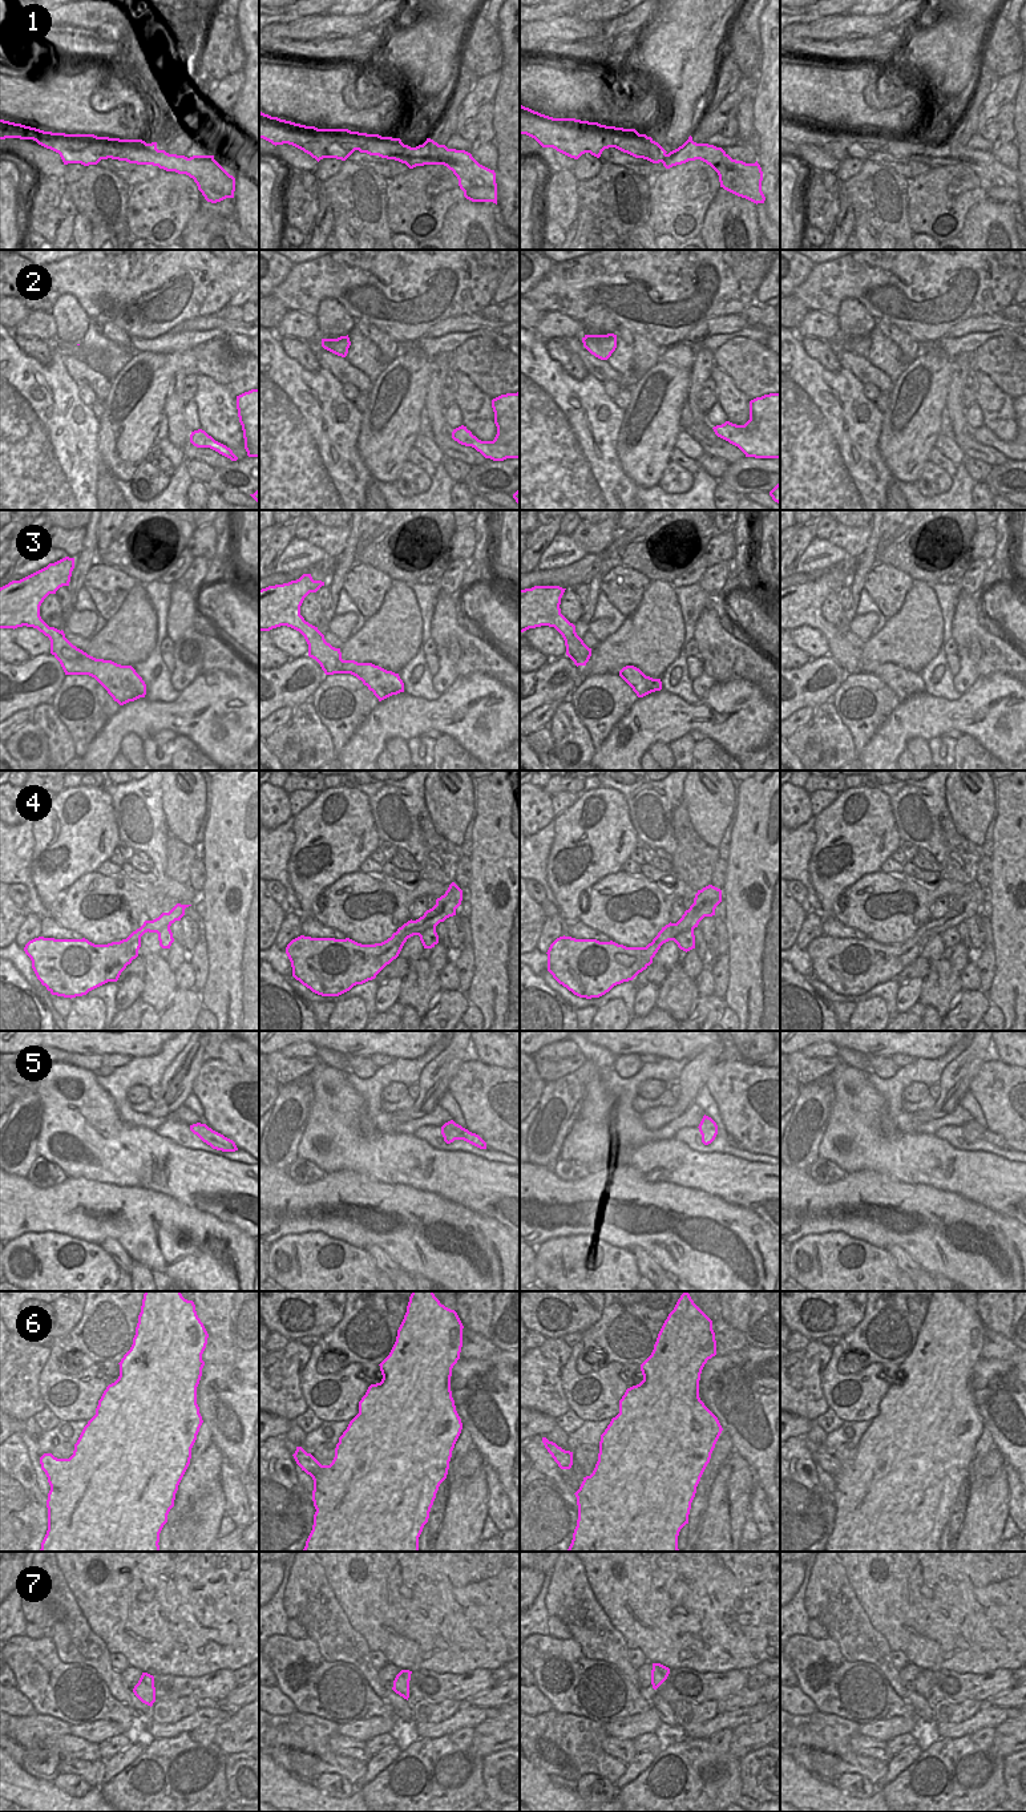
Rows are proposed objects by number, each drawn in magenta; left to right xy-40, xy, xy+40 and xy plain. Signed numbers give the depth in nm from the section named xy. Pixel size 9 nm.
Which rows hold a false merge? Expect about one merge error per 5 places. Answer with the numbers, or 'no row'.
1

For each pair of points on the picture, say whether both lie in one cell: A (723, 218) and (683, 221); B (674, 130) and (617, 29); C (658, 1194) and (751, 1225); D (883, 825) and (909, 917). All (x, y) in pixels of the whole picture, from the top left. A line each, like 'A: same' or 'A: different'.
A: different
B: different
C: same
D: different

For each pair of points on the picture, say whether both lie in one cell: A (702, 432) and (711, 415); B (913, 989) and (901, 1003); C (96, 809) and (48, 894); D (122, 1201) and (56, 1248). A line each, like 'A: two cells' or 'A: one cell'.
A: two cells
B: one cell
C: one cell
D: two cells

